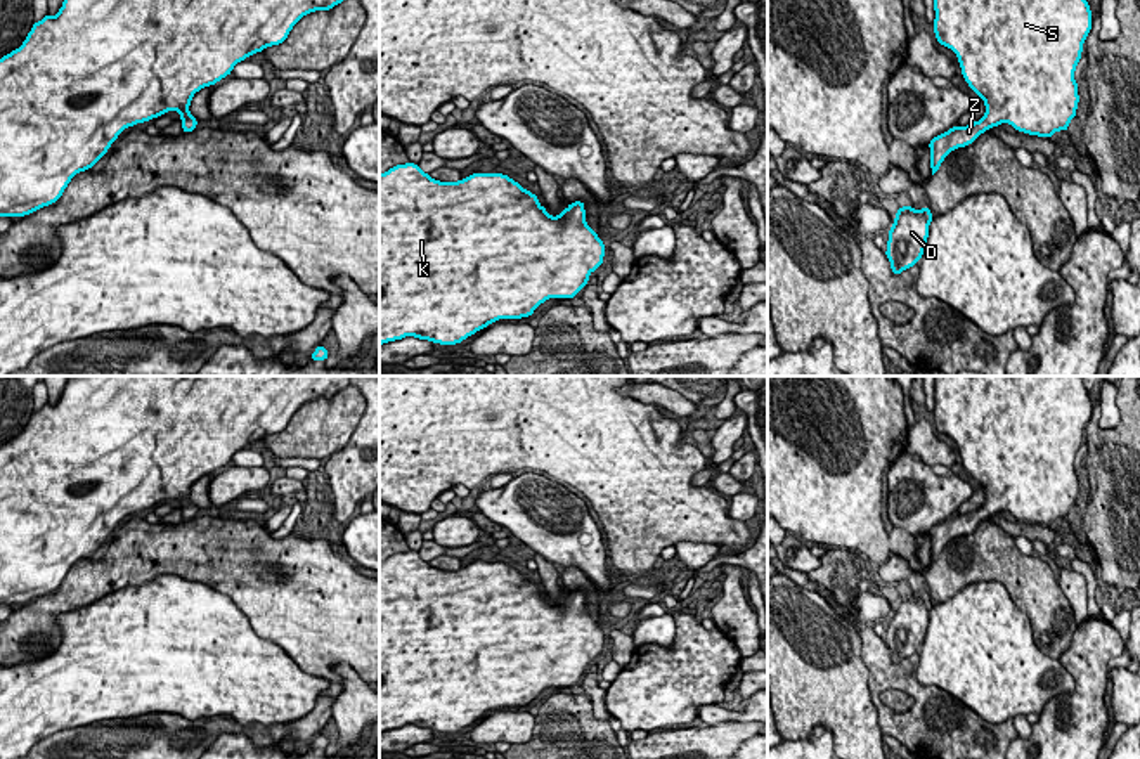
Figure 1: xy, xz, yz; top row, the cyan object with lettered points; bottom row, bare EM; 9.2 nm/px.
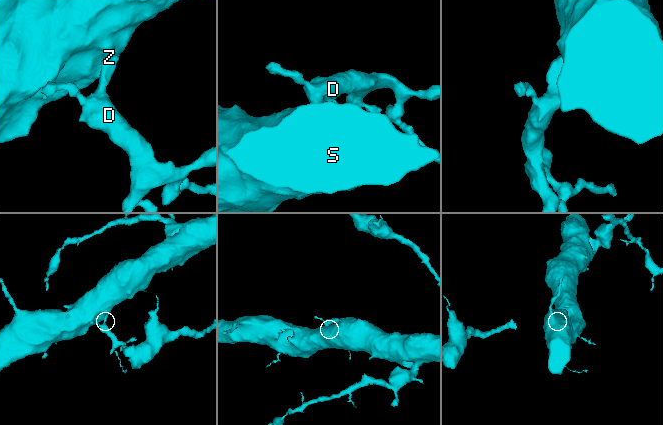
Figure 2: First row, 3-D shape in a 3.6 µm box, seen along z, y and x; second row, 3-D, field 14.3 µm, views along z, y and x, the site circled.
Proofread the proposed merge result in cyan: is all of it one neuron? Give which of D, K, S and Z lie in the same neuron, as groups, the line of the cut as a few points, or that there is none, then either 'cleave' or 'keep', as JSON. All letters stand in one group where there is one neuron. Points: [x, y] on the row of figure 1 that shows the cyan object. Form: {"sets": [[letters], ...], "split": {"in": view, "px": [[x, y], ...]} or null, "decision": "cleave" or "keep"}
{"sets": [["D", "K", "S", "Z"]], "split": null, "decision": "keep"}

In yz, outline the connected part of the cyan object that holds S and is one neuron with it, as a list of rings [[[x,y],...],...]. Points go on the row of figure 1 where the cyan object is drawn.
[[[934,0],[934,10],[937,43],[956,54],[962,75],[984,101],[986,113],[979,121],[953,126],[929,142],[932,175],[951,151],[970,146],[982,132],[1001,123],[1010,123],[1017,132],[1048,139],[1059,130],[1067,132],[1079,102],[1074,71],[1083,42],[1091,29],[1091,10],[1086,0]]]

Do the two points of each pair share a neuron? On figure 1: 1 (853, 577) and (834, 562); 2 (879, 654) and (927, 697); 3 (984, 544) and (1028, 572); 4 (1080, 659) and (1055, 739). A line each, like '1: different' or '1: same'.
1: same
2: same
3: same
4: same

